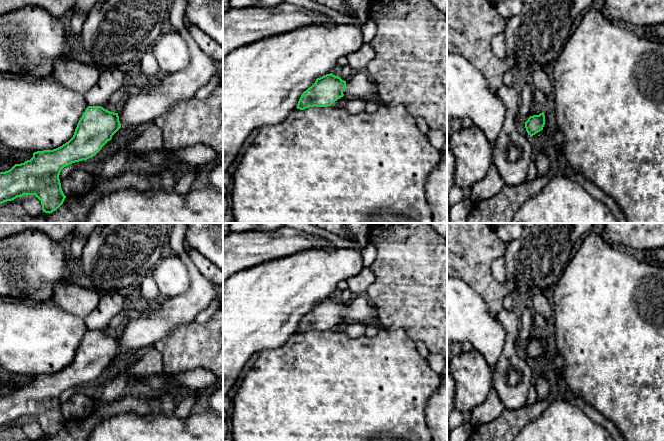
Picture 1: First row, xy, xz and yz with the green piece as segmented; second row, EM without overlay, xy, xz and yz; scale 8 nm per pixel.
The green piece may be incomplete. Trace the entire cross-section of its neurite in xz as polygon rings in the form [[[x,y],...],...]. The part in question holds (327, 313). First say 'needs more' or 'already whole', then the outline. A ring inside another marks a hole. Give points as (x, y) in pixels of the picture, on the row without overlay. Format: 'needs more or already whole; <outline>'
needs more; [[[332,297],[317,302],[315,307],[304,315],[298,325],[297,333],[331,330],[341,321],[350,323],[378,323],[376,308],[367,298],[357,297],[346,306]]]

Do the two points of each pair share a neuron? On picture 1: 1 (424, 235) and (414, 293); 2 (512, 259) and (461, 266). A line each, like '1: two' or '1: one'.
1: one
2: two

